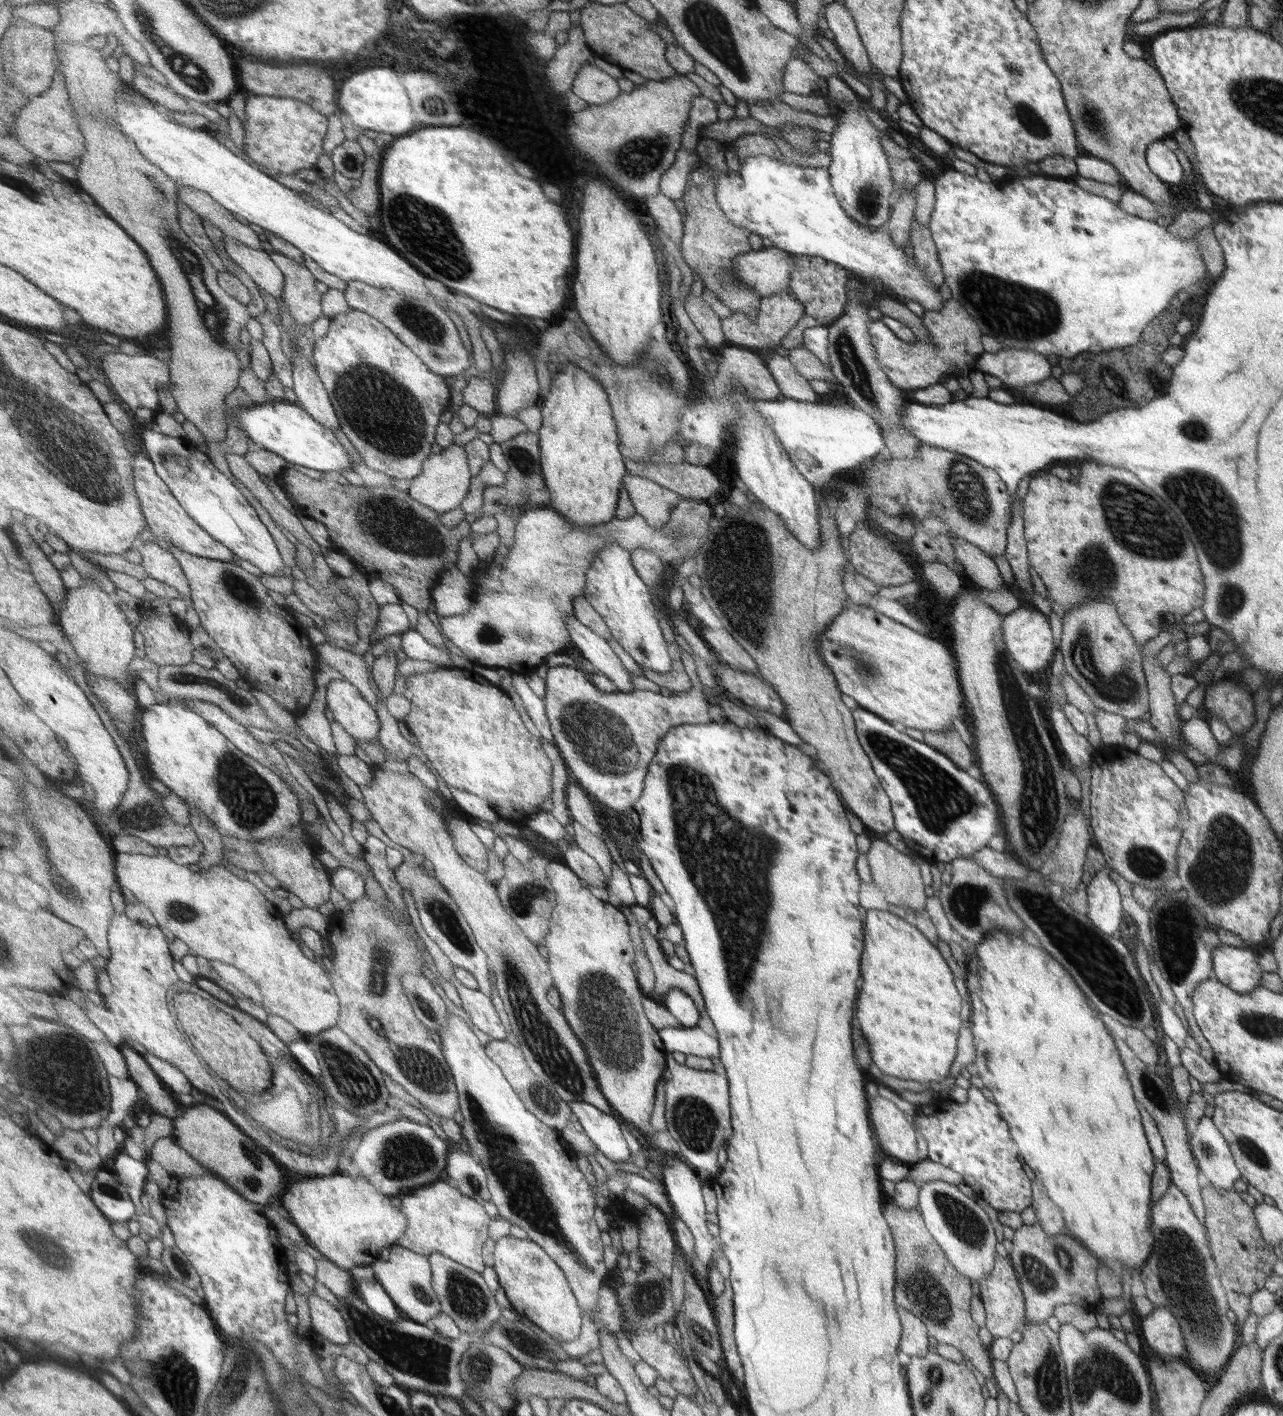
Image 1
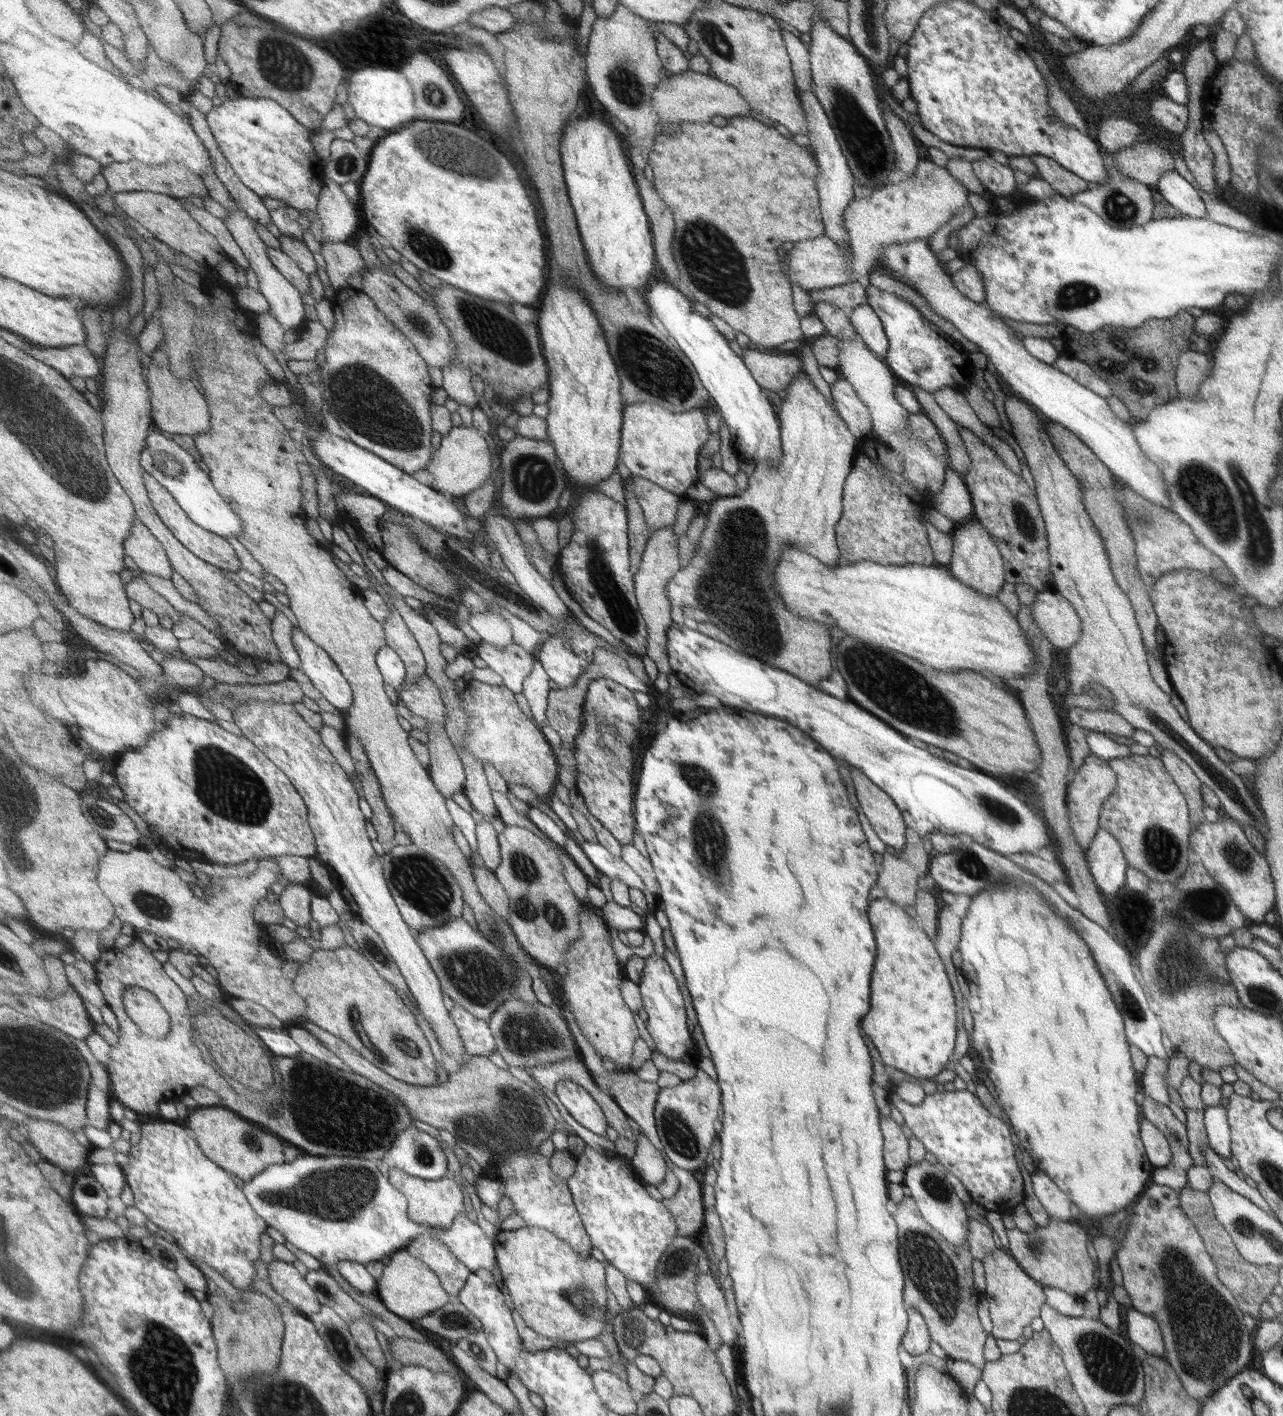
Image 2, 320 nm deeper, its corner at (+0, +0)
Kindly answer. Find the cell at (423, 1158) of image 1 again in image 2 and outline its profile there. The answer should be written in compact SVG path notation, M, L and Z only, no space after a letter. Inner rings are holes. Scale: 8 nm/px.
M415 1126L398 1135L385 1160L411 1176L425 1180L439 1180L451 1174L439 1141Z

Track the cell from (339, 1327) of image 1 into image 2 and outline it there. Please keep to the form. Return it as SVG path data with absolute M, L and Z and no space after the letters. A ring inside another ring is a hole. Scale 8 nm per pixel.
M274 1259L268 1264L267 1272L272 1288L293 1307L306 1316L319 1312L321 1303L315 1290L307 1282L306 1275L299 1274L293 1263Z

